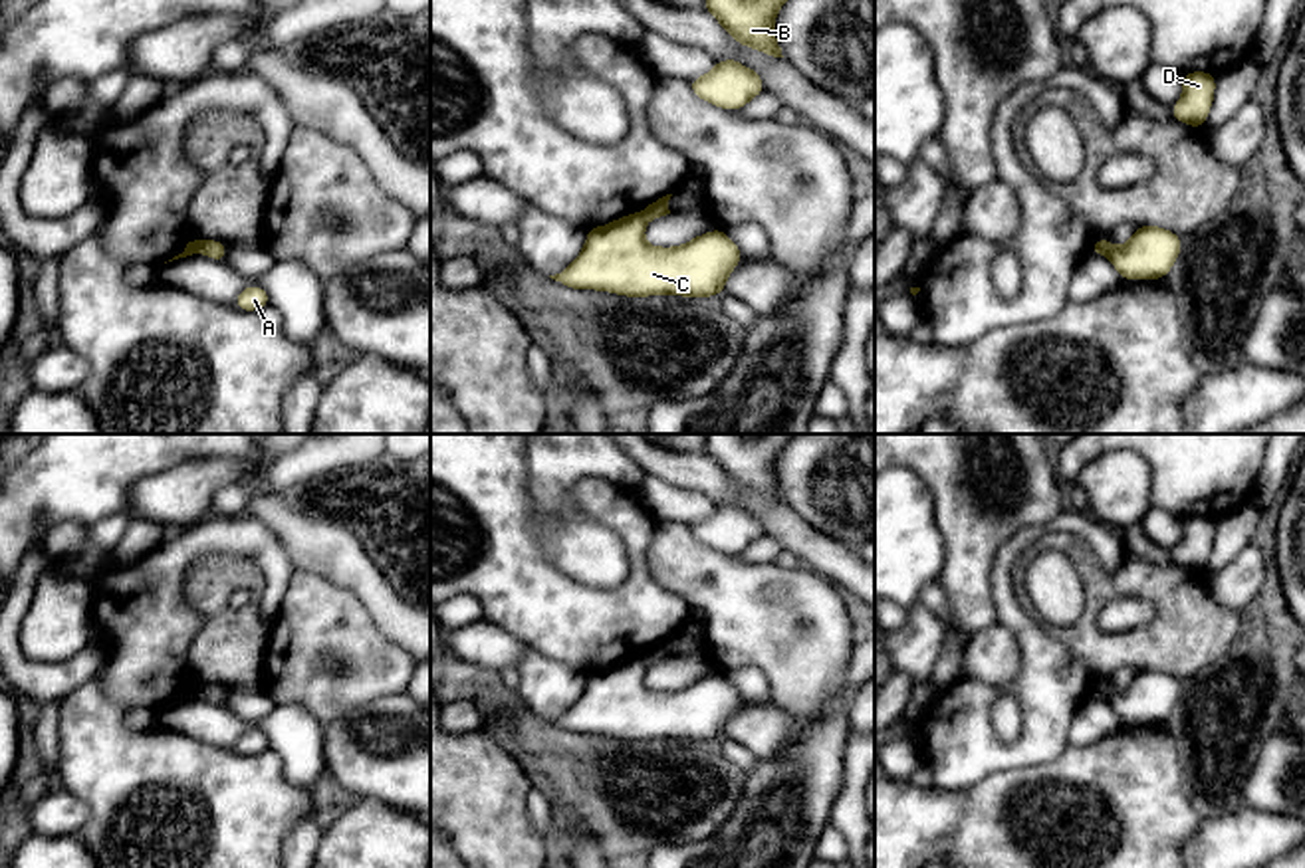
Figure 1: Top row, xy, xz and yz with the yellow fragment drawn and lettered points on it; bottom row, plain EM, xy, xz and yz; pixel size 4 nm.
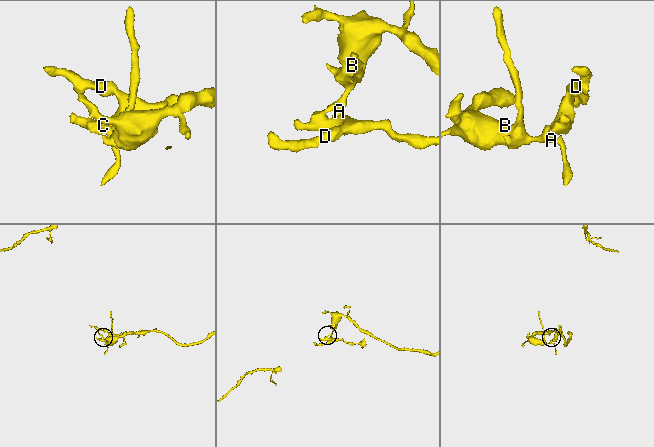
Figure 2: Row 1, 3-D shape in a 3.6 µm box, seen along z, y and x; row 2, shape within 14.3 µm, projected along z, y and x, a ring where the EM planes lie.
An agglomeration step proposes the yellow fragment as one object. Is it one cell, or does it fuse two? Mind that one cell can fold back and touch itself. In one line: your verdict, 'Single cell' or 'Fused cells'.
Fused cells

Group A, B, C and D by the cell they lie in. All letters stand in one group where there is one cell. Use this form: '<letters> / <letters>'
A B / C D

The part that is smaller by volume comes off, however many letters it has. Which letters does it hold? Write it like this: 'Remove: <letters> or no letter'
Remove: C, D

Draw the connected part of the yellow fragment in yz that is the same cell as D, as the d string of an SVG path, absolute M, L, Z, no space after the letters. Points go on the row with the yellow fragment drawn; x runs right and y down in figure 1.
M1190 71L1182 75L1182 99L1170 107L1174 119L1184 125L1204 129L1214 103L1216 75Z

